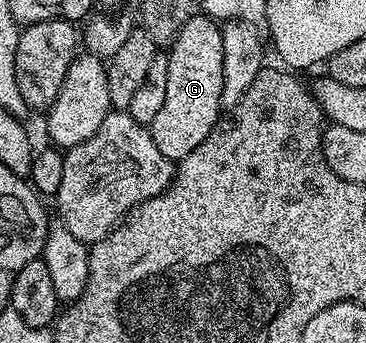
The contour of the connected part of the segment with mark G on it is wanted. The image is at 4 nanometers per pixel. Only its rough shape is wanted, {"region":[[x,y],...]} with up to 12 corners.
{"region":[[192,16],[167,55],[147,126],[176,164],[222,113],[223,36]]}

